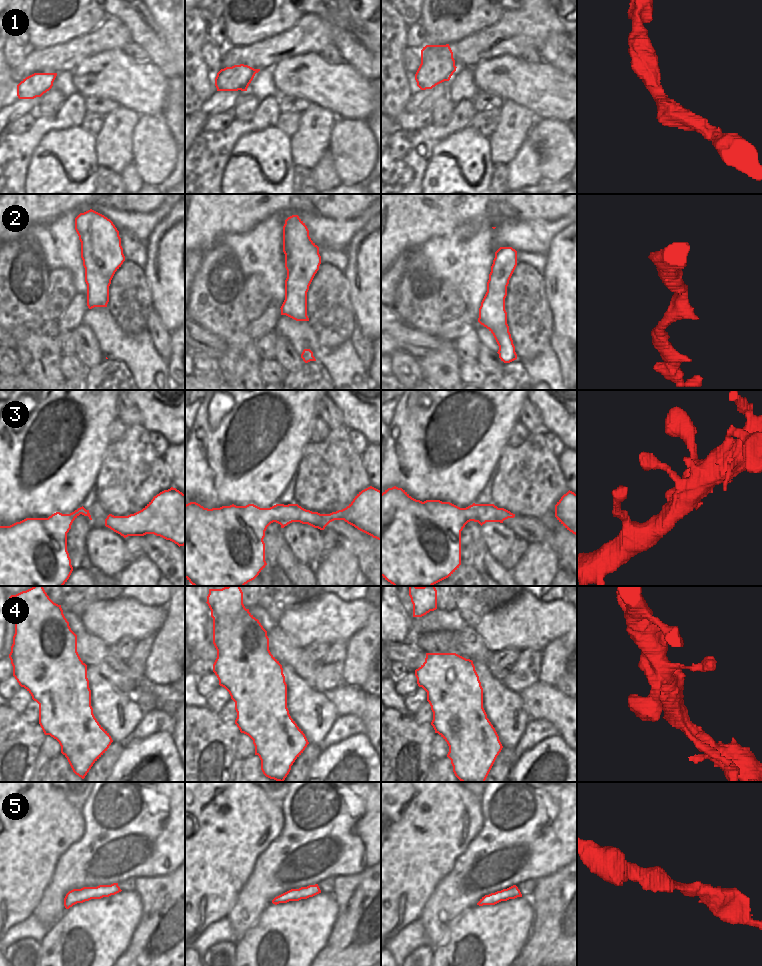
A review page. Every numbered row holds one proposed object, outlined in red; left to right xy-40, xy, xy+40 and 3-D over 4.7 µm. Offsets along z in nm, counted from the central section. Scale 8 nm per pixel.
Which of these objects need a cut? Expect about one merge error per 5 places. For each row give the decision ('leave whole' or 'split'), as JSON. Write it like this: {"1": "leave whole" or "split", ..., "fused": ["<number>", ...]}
{"1": "leave whole", "2": "leave whole", "3": "leave whole", "4": "leave whole", "5": "leave whole", "fused": []}

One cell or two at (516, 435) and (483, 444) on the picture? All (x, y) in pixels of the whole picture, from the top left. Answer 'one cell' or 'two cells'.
two cells

